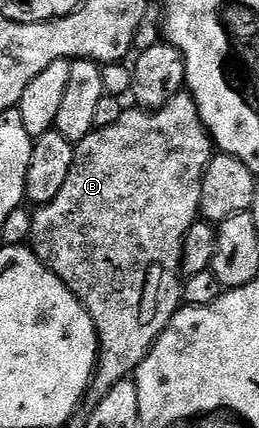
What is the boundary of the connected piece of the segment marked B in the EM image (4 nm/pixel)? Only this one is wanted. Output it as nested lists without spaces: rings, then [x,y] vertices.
[[[174,94],[168,104],[156,110],[142,110],[136,106],[130,107],[111,126],[94,128],[83,142],[75,145],[71,174],[67,174],[67,182],[63,182],[63,190],[49,204],[40,205],[33,212],[33,225],[29,240],[33,253],[49,267],[52,272],[63,281],[79,298],[79,302],[91,314],[93,325],[97,331],[97,368],[93,372],[93,383],[89,385],[87,400],[95,405],[109,393],[111,386],[121,380],[128,380],[137,371],[137,367],[147,358],[153,343],[163,334],[163,330],[171,322],[177,309],[183,304],[183,277],[181,275],[181,259],[183,258],[183,242],[187,238],[187,230],[199,219],[201,211],[201,195],[203,194],[203,174],[209,163],[213,161],[215,145],[209,136],[205,123],[201,120],[199,110],[195,106],[192,96],[188,94]]]

